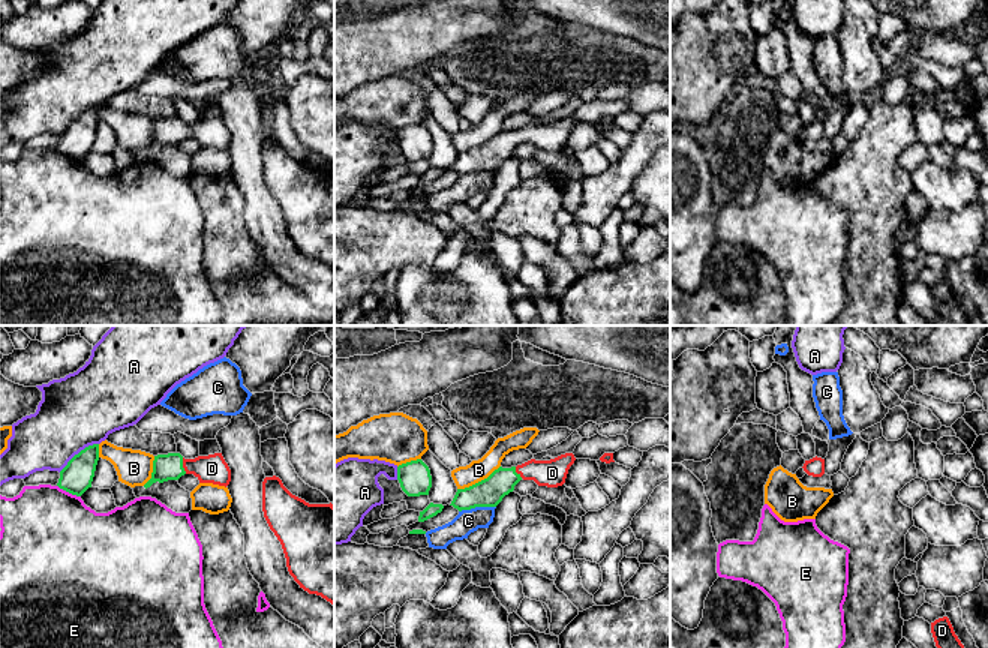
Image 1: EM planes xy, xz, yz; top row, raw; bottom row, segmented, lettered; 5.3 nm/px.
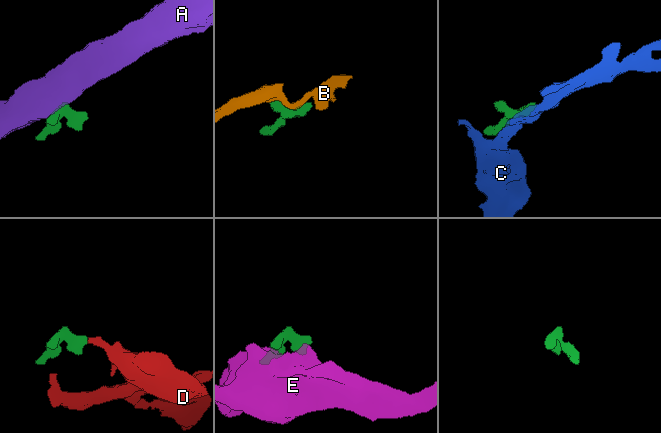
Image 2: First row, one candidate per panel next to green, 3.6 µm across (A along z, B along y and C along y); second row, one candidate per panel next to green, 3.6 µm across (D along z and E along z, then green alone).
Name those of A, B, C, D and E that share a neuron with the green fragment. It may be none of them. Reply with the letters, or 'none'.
D

